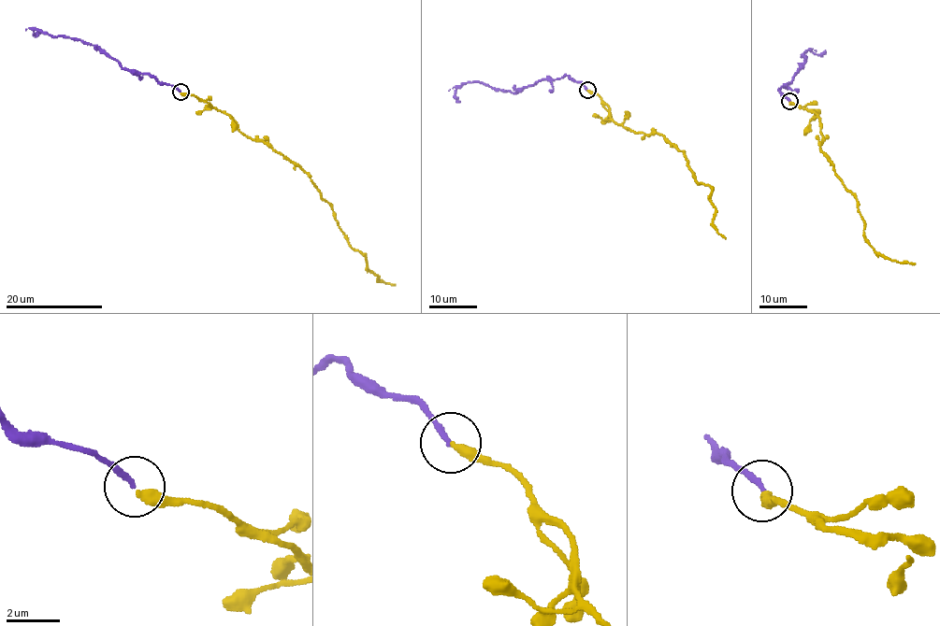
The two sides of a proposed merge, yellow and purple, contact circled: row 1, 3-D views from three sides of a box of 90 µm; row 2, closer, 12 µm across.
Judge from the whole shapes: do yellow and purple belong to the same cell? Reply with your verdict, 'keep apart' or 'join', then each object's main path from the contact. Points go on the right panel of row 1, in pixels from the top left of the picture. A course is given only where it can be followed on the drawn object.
join | yellow via (789, 102), (817, 115), (823, 139), (819, 148), (856, 199), (867, 243), (887, 259), (915, 264) | purple via (789, 101), (778, 91), (788, 87), (805, 61), (806, 58), (802, 56), (811, 50), (817, 54), (825, 51)

